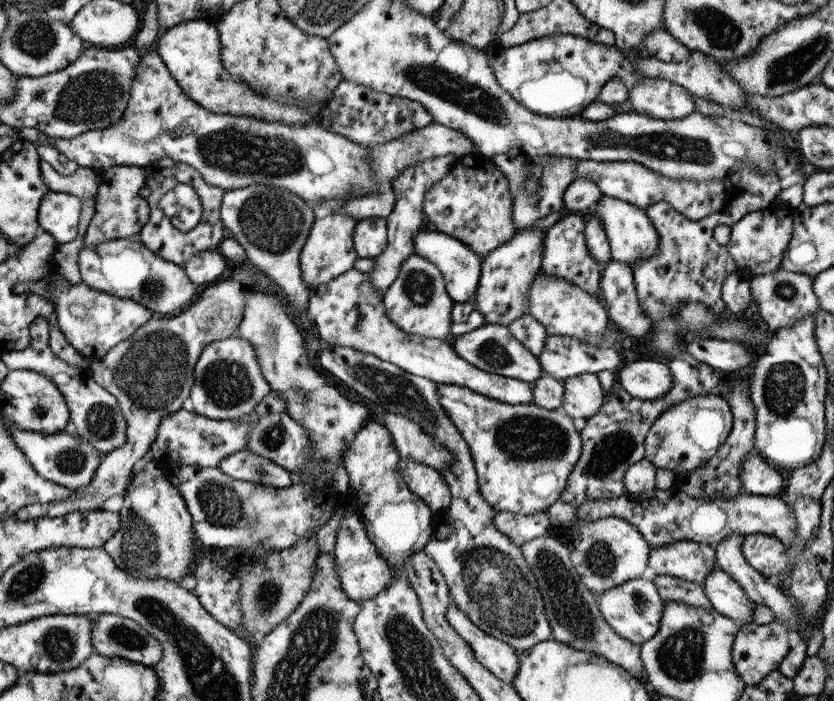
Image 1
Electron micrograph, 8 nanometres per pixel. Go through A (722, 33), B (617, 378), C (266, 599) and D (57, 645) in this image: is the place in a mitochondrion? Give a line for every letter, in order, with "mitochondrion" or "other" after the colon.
A: mitochondrion
B: other
C: mitochondrion
D: mitochondrion

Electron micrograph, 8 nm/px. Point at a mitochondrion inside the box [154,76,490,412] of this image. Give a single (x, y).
(241, 153)

